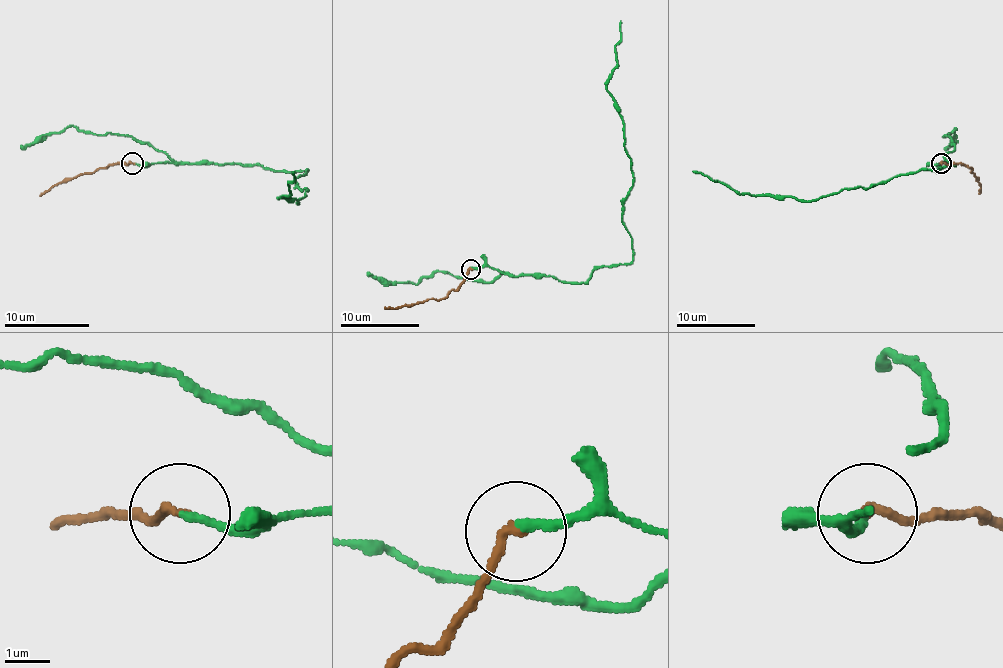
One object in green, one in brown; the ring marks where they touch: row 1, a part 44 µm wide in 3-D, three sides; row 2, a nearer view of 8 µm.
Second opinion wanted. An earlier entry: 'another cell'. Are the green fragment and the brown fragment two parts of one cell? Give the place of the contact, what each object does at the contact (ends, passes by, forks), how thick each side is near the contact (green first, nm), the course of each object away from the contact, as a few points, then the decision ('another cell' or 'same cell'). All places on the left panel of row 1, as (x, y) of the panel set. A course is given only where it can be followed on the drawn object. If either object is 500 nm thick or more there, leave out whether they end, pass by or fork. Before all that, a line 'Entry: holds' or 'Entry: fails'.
Entry: fails
(132, 163) | green ends | brown ends | 190/200 nm | green via (133, 162), (307, 171), (296, 179), (296, 186), (307, 190), (298, 203), (279, 199), (290, 192), (294, 171) | brown via (133, 162), (116, 162), (62, 179), (39, 196) | same cell

